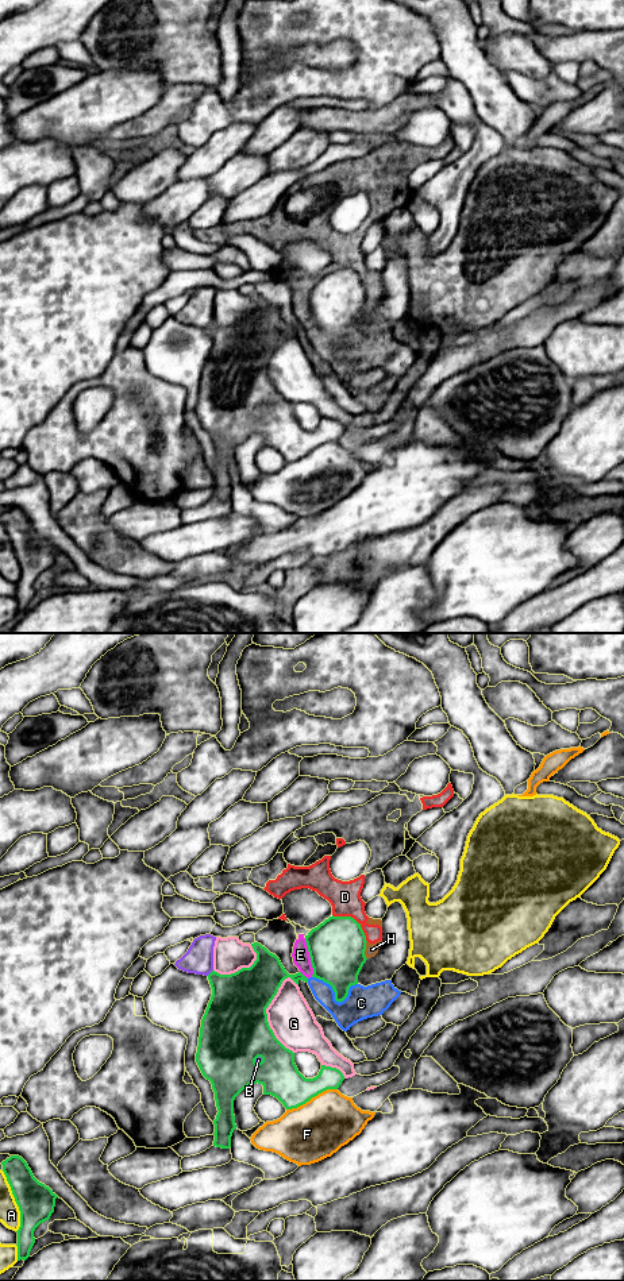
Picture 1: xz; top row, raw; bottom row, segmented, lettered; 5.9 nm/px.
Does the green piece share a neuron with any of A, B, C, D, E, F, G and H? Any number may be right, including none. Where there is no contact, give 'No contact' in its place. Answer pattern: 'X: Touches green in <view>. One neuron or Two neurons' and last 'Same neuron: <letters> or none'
A: Touches green in xz. Two neurons
B: Touches green in xz. Two neurons
C: Touches green in xz. Two neurons
D: Touches green in xz. Two neurons
E: Touches green in xz. Two neurons
F: Touches green in xz. Two neurons
G: Touches green in xz. Two neurons
H: Touches green in xz. Two neurons
Same neuron: none

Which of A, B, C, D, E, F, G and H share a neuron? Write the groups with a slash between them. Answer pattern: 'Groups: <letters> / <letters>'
Groups: A / B / C D E H / F / G

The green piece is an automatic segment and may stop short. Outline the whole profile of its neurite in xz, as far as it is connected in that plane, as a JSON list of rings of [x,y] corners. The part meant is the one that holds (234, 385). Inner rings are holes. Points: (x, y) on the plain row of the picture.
[[[254,294],[251,296],[251,298],[257,305],[257,312],[250,320],[242,320],[231,327],[220,327],[215,323],[208,327],[208,332],[212,340],[212,348],[201,371],[199,398],[196,405],[196,414],[203,428],[211,433],[212,441],[215,444],[215,452],[219,464],[216,467],[216,471],[213,472],[213,498],[222,501],[231,499],[231,489],[234,482],[236,481],[234,452],[250,436],[262,436],[263,447],[271,447],[277,449],[286,462],[292,462],[305,456],[312,449],[327,441],[338,441],[344,432],[344,428],[339,421],[326,417],[321,417],[319,427],[313,431],[305,431],[298,424],[294,416],[294,405],[286,401],[276,390],[273,382],[270,381],[266,360],[277,347],[278,340],[285,331],[290,329],[298,337],[300,332],[308,335],[308,329],[305,329],[301,324],[289,327],[282,319],[280,310],[276,306],[270,305],[261,296]]]

